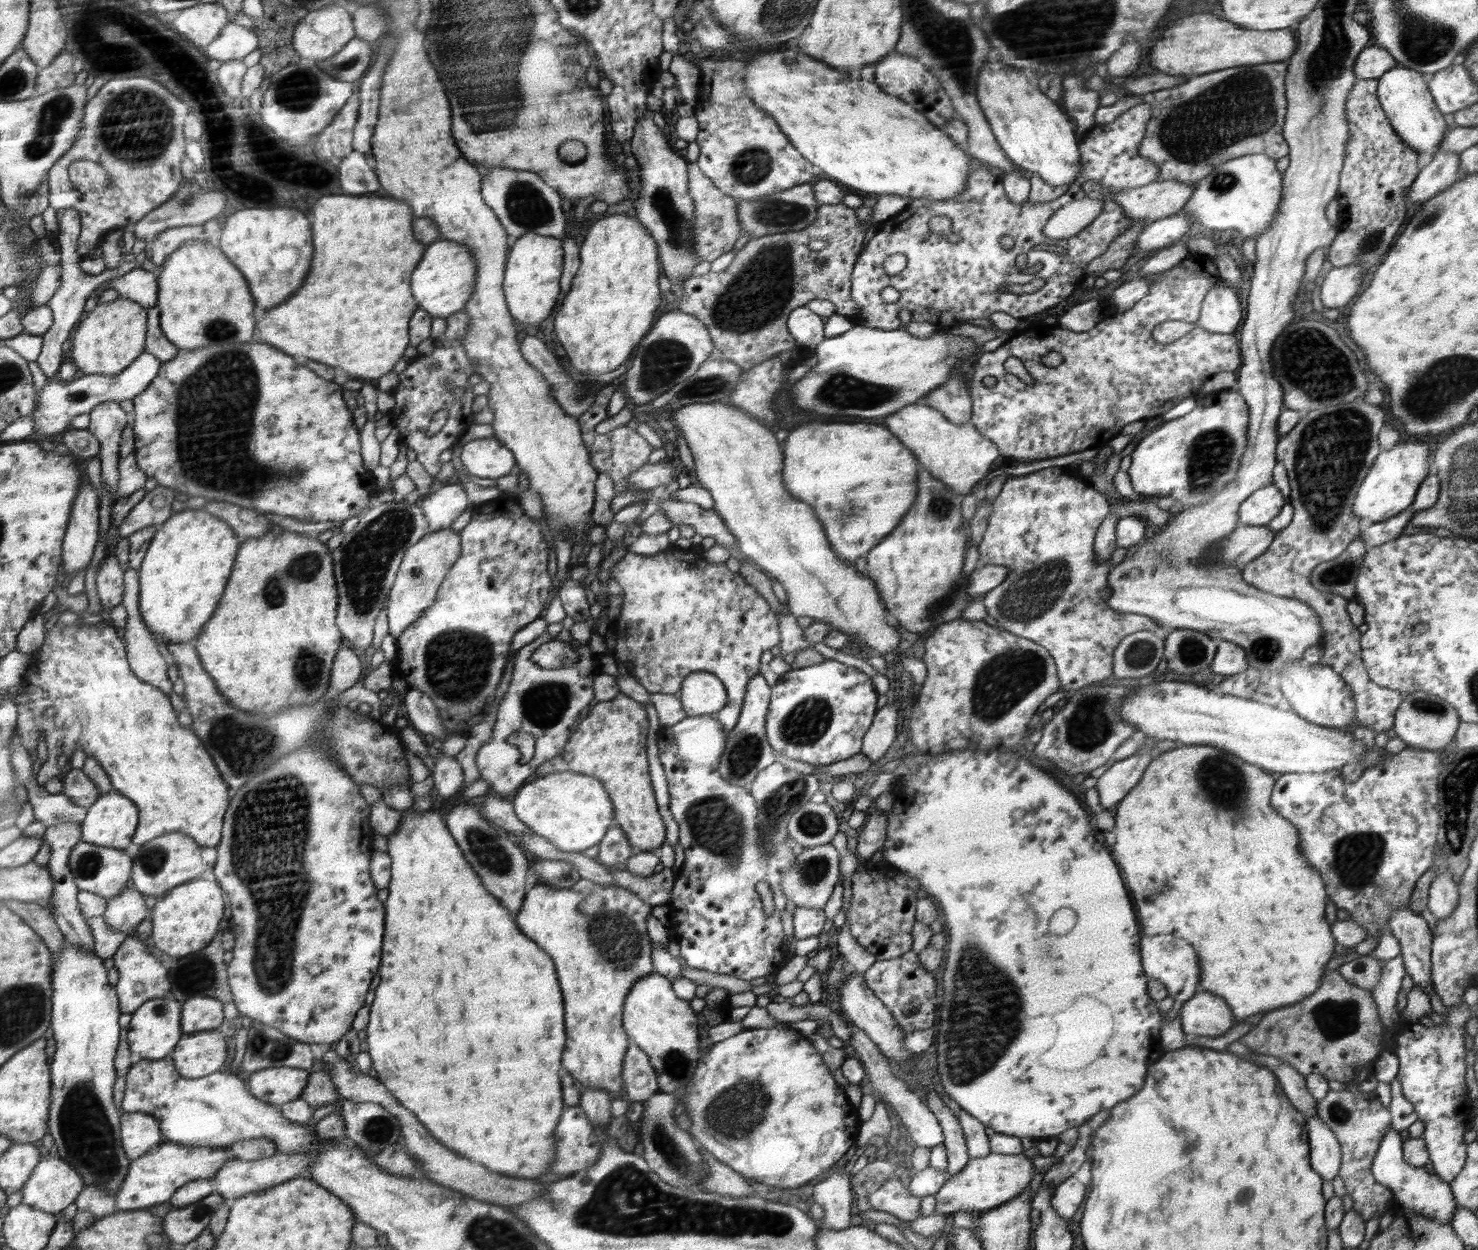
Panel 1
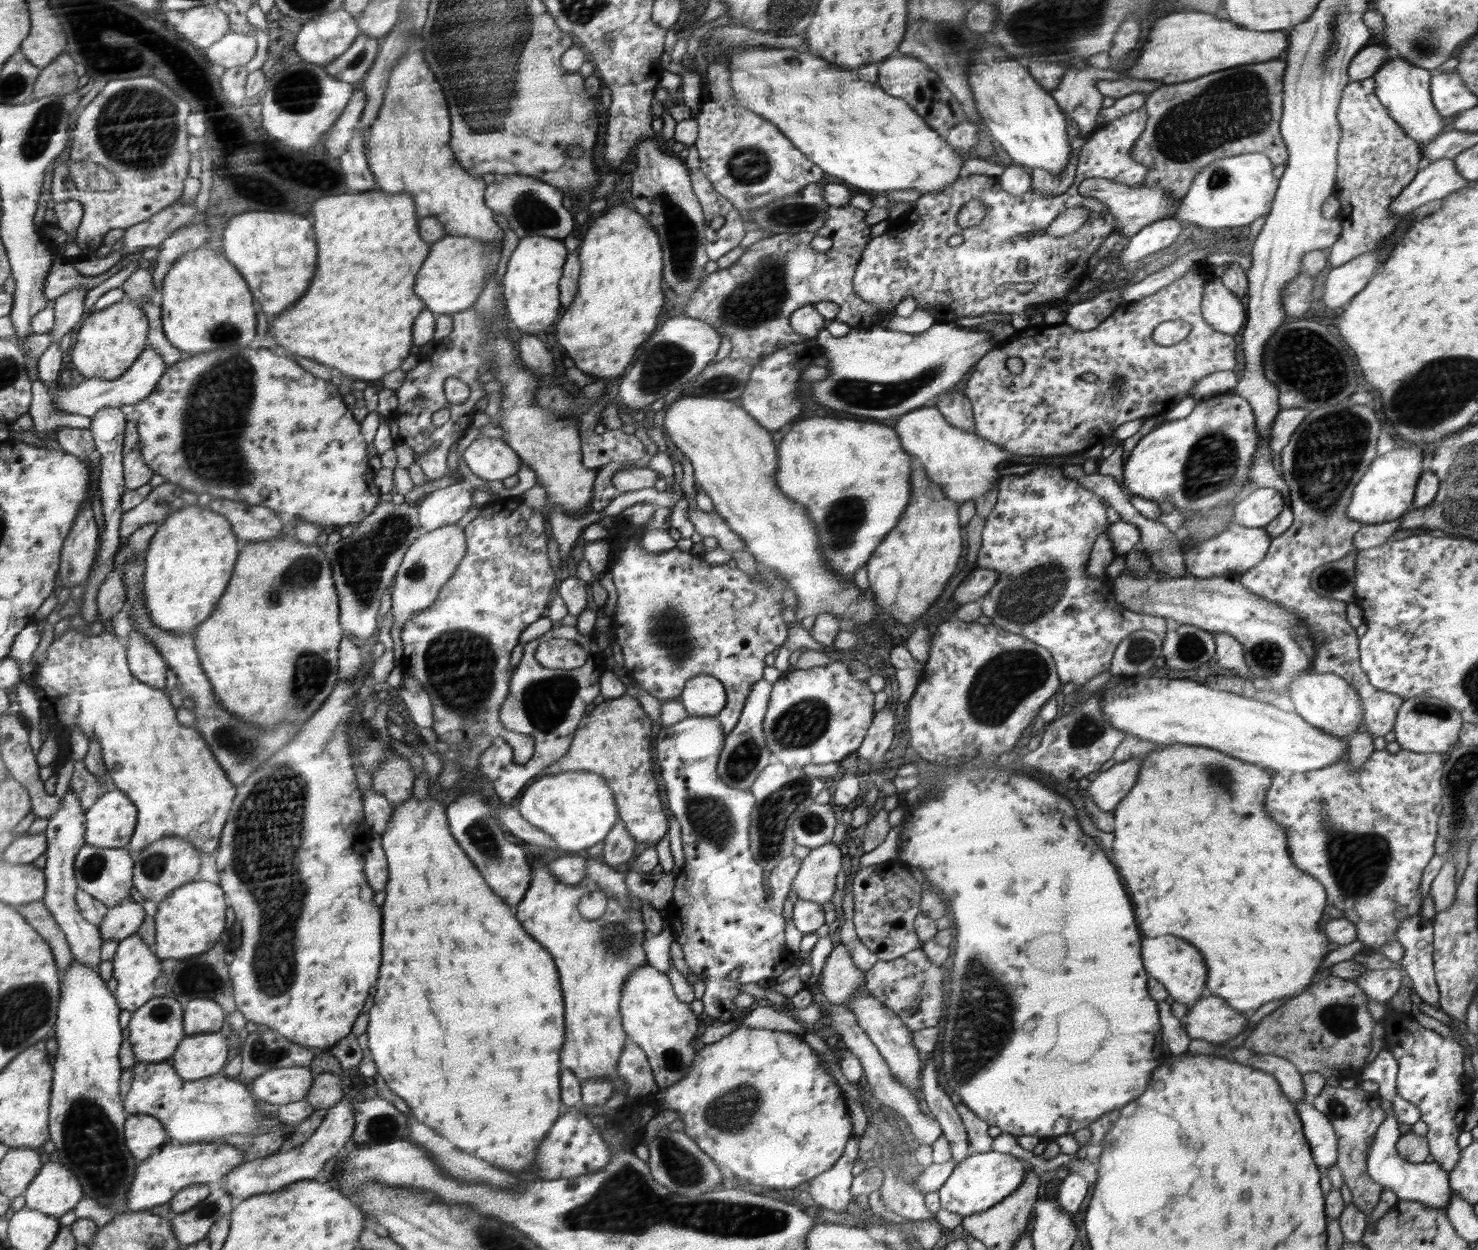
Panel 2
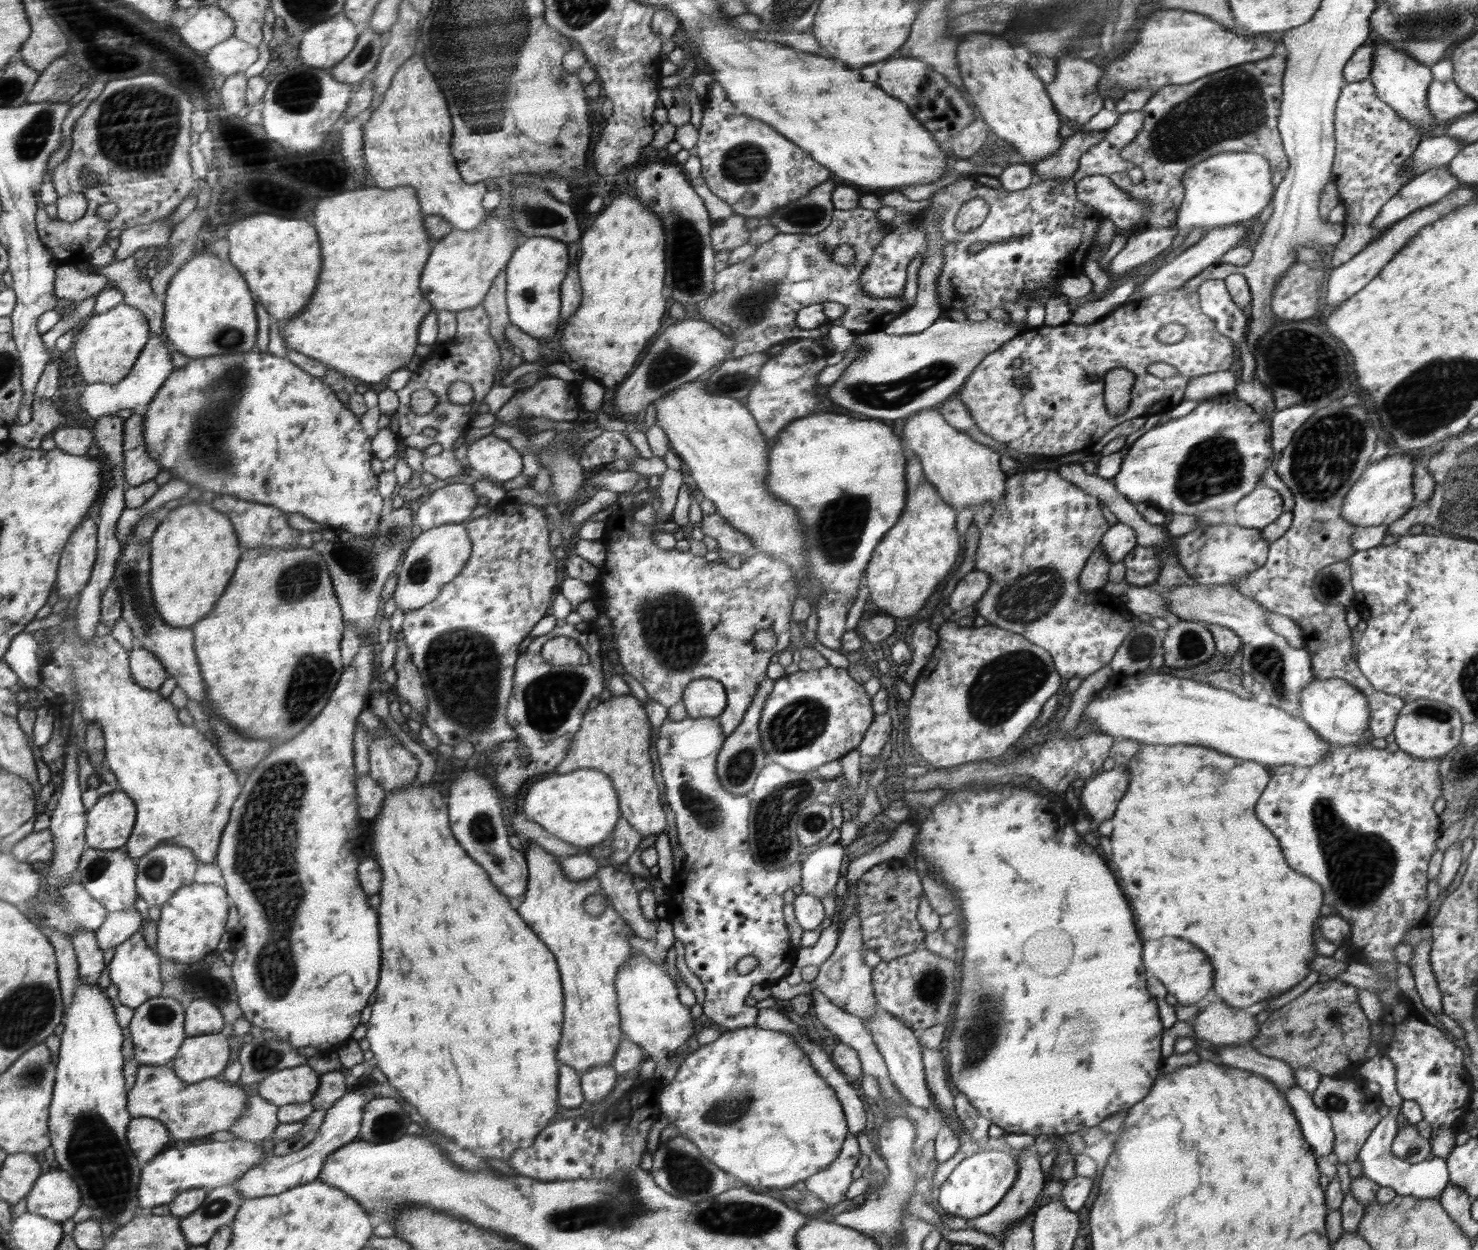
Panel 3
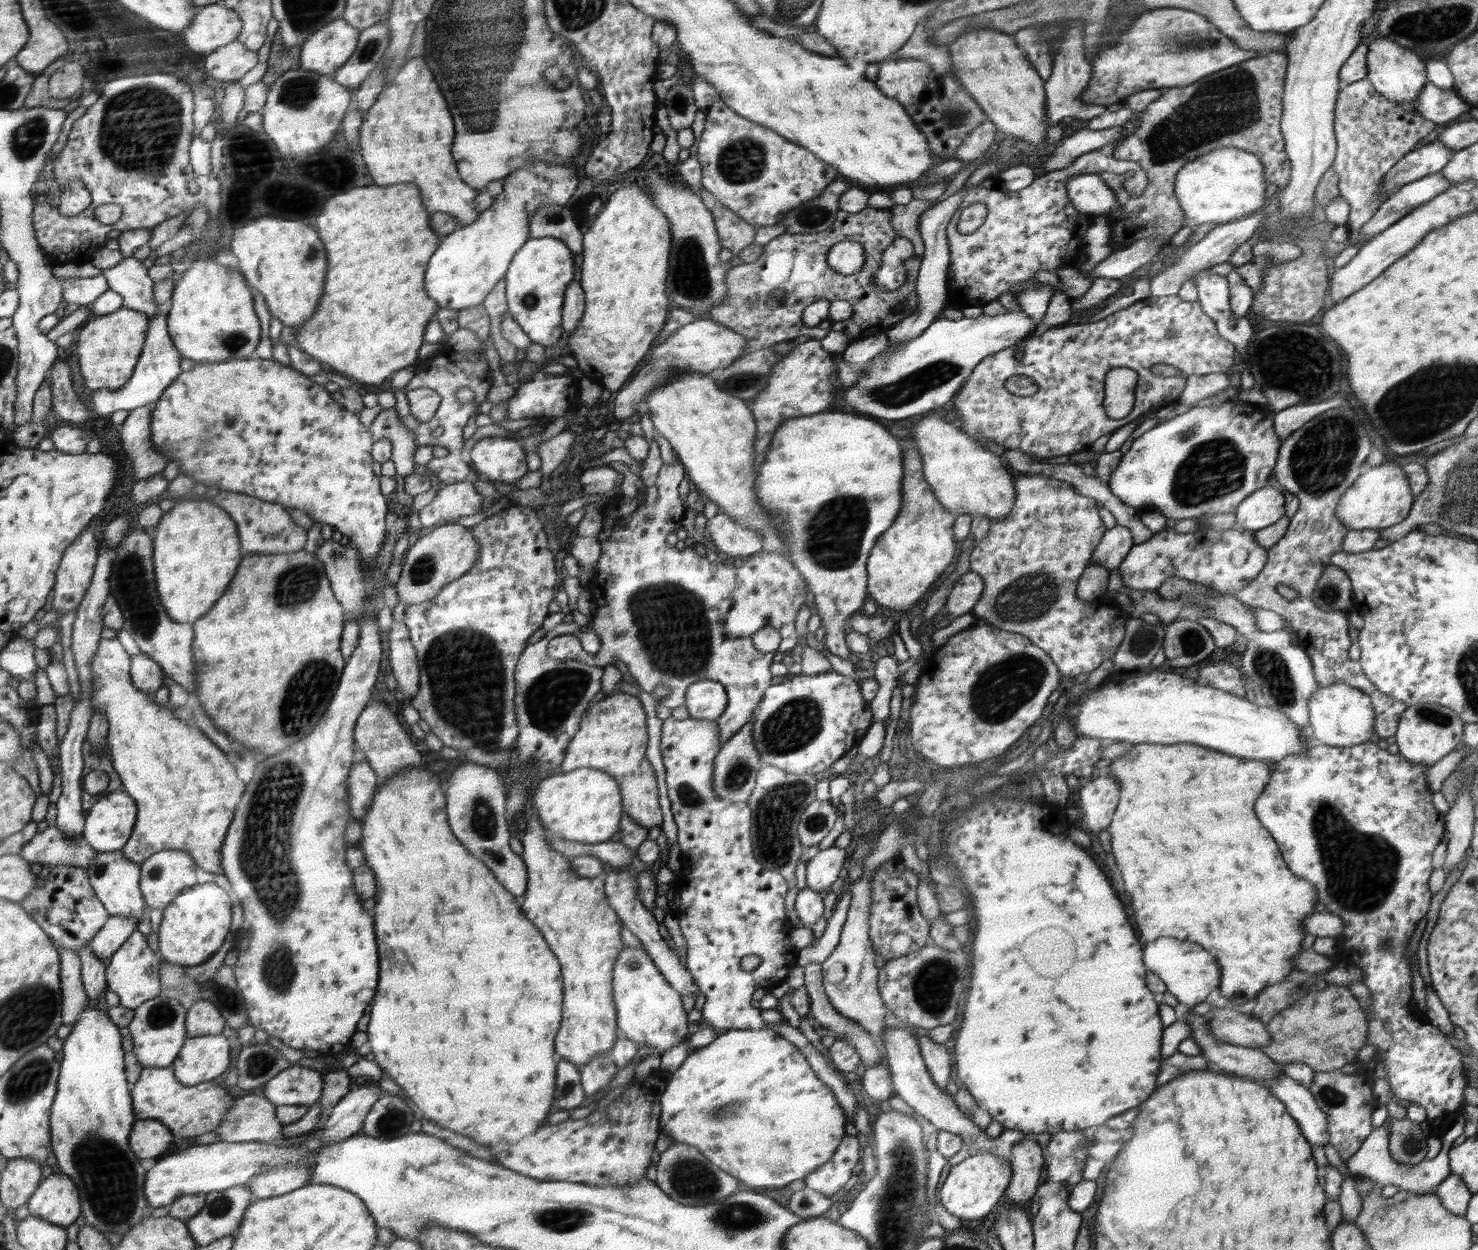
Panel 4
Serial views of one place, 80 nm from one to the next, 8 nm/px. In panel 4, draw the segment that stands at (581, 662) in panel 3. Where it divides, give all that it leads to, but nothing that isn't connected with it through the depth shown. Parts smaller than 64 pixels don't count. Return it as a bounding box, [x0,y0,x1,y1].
[548,462,806,745]

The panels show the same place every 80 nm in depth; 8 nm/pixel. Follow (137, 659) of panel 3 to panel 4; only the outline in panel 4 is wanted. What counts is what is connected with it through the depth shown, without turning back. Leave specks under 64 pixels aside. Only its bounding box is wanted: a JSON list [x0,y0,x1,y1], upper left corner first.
[131,652,168,694]

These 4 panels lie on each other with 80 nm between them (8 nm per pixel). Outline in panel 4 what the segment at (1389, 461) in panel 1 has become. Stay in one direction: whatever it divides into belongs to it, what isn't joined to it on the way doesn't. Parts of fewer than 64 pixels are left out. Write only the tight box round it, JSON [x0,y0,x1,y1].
[1335,460,1415,532]

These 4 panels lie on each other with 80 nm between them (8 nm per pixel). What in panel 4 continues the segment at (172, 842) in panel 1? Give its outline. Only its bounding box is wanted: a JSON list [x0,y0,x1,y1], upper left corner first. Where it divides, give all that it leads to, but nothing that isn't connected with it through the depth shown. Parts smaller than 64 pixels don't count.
[141,850,198,910]

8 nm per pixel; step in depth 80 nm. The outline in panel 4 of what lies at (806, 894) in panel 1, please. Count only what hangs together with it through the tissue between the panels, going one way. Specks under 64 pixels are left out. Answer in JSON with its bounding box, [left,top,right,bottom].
[806,845,846,893]

